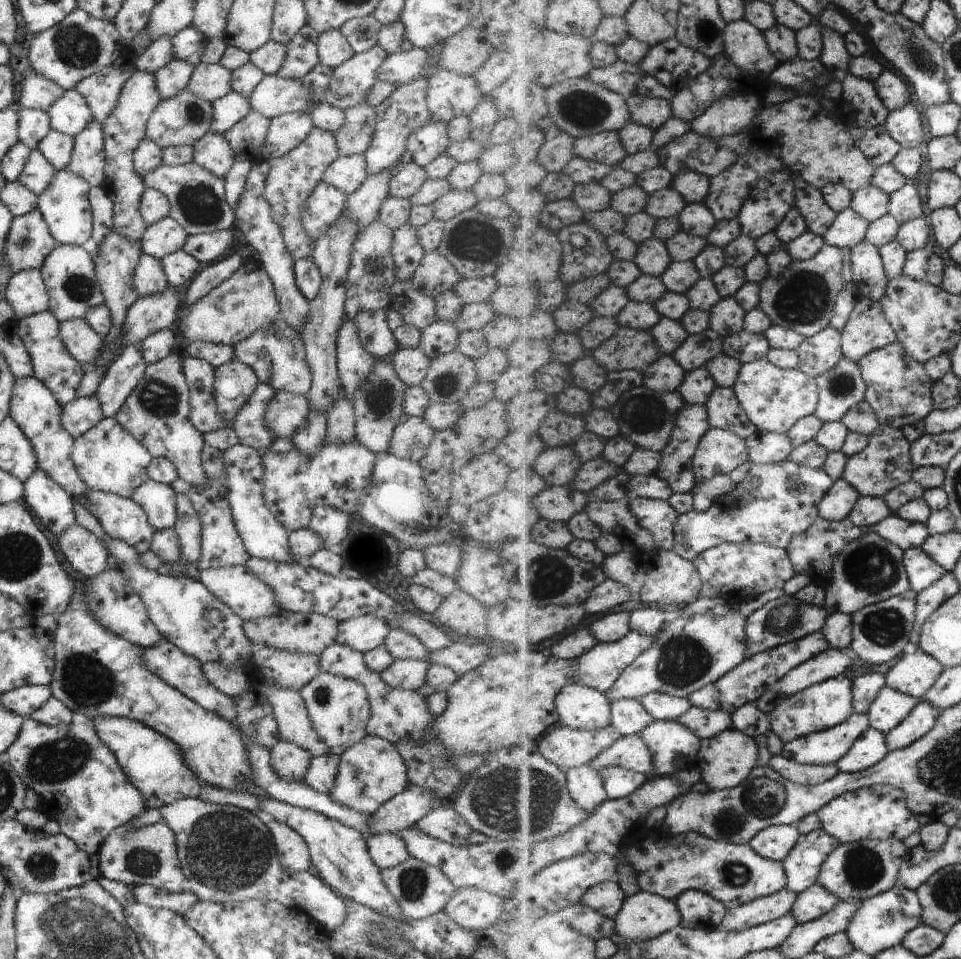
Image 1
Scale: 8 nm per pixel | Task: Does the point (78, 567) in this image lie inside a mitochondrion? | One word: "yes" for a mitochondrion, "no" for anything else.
no

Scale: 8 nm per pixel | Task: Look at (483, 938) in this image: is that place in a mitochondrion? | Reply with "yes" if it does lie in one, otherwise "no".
no

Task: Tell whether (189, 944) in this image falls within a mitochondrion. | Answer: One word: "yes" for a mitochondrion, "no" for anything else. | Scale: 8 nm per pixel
no

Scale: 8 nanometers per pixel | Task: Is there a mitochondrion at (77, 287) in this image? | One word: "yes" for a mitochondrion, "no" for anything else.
yes

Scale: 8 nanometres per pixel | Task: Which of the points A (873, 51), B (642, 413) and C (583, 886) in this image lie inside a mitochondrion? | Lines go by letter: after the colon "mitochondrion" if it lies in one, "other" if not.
A: other
B: mitochondrion
C: other

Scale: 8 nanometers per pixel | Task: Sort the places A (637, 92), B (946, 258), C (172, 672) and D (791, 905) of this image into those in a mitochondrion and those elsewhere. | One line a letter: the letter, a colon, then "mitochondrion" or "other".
A: other
B: other
C: other
D: other

